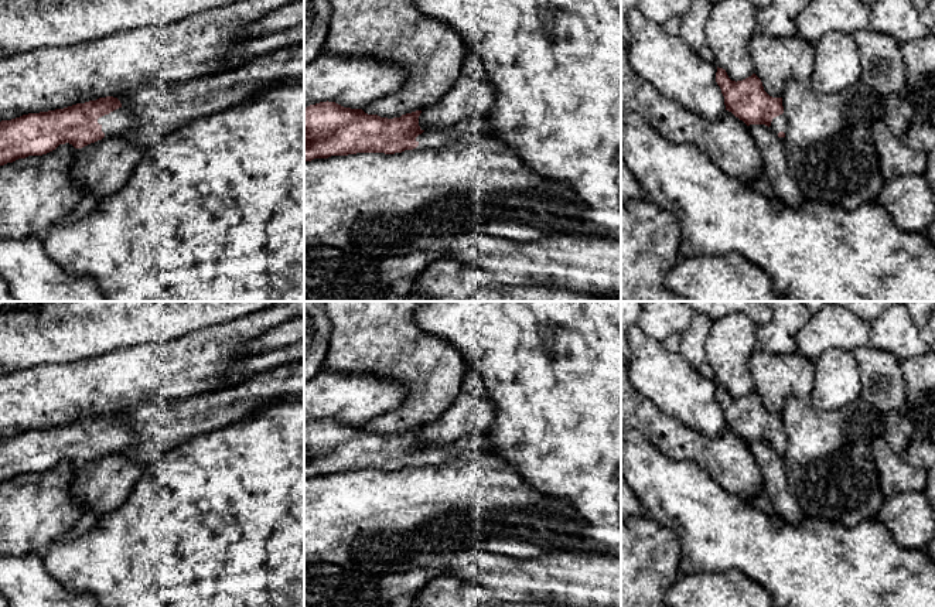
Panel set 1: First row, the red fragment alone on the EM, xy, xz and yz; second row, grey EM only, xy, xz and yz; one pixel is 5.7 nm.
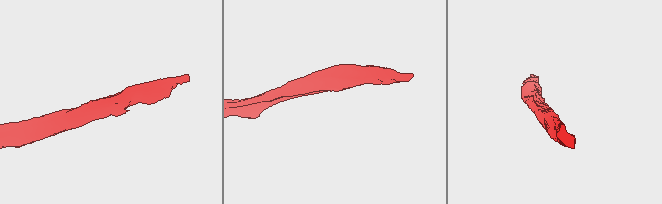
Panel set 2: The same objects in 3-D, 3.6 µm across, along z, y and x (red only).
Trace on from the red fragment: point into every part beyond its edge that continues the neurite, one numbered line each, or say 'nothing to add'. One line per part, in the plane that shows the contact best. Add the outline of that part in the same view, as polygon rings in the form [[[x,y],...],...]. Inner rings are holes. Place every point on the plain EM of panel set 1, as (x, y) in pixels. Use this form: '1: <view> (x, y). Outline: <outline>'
1: xy (115, 440). Outline: [[[119,424],[99,434],[98,440],[102,443],[105,454],[119,453],[136,440],[136,433],[130,427]]]

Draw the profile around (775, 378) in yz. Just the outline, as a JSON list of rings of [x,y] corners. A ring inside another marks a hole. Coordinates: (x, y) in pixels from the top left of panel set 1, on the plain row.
[[[755,351],[747,366],[753,375],[754,391],[772,415],[782,415],[788,398],[806,400],[812,395],[815,364],[799,351],[786,355]]]

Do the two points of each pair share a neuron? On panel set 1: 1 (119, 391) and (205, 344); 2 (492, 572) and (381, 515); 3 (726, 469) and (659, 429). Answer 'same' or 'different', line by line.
1: same
2: different
3: same

